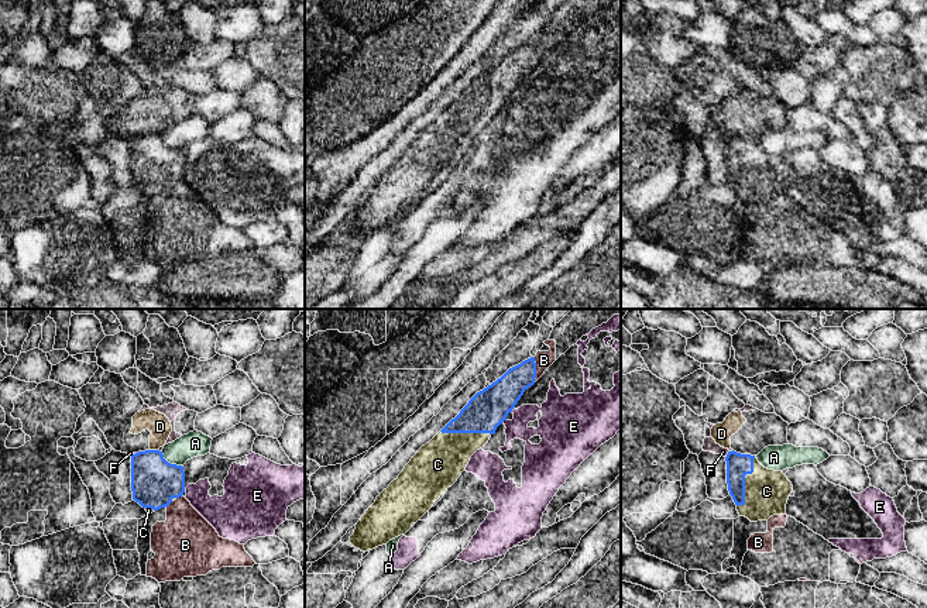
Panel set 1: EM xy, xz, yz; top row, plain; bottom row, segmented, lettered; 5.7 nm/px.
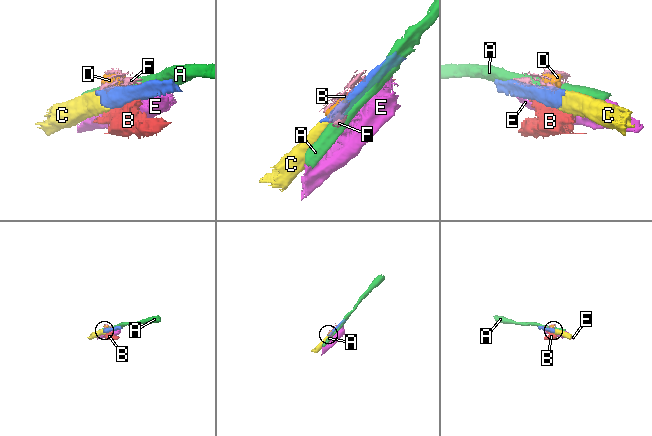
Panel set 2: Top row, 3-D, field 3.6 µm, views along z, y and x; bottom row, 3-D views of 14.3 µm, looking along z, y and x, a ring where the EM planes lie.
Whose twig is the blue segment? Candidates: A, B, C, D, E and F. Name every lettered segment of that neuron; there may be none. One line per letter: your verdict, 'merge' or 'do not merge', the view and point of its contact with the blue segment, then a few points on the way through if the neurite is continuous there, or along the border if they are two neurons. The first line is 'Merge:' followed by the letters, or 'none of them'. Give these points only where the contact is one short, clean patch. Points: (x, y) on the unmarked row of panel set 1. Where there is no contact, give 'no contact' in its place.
Merge: C
A: do not merge | xy (170, 147)
B: do not merge | xz (535, 54)
C: merge | yz (744, 165) | across yz (738, 150), (744, 155), (744, 165), (756, 175), (766, 175)
D: do not merge | xy (154, 134)
E: do not merge | xz (503, 105)
F: do not merge | yz (727, 138)

